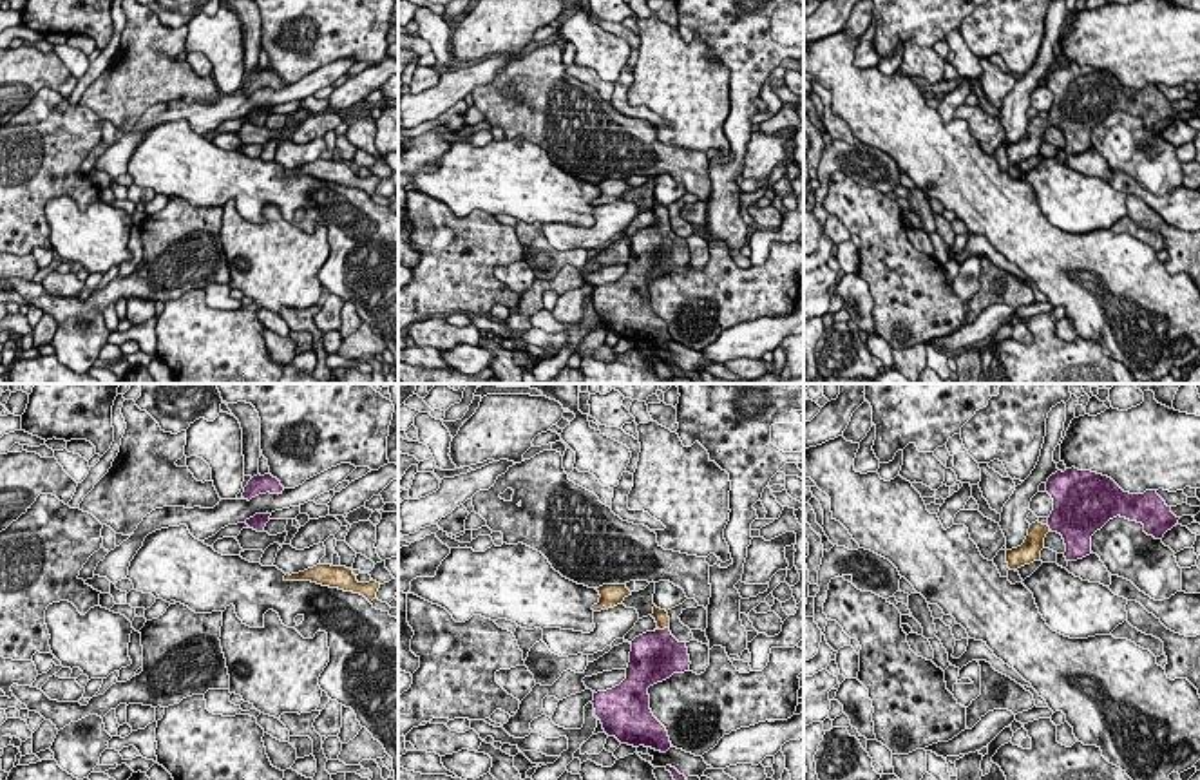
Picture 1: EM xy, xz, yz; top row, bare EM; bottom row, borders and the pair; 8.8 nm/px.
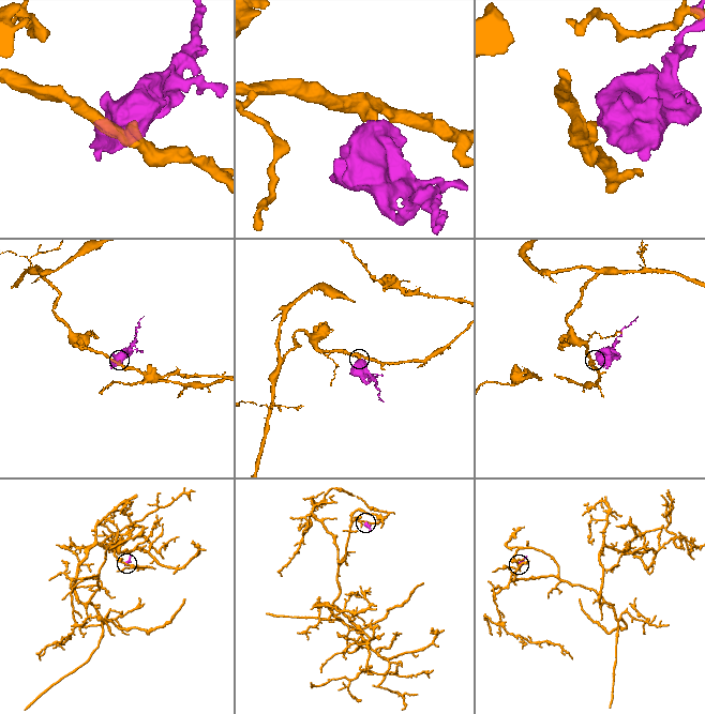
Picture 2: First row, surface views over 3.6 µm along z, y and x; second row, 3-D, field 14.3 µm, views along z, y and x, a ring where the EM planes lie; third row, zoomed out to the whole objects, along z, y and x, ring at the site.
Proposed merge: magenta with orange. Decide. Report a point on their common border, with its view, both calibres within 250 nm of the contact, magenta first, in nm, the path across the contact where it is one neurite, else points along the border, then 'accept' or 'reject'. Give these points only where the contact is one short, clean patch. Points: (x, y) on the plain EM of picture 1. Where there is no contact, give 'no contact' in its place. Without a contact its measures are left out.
meets magenta in xz at (665, 223); 440 nm thick on the magenta side, 130 nm on the other; runs through xz (657, 250), (665, 223), (661, 212); accept

